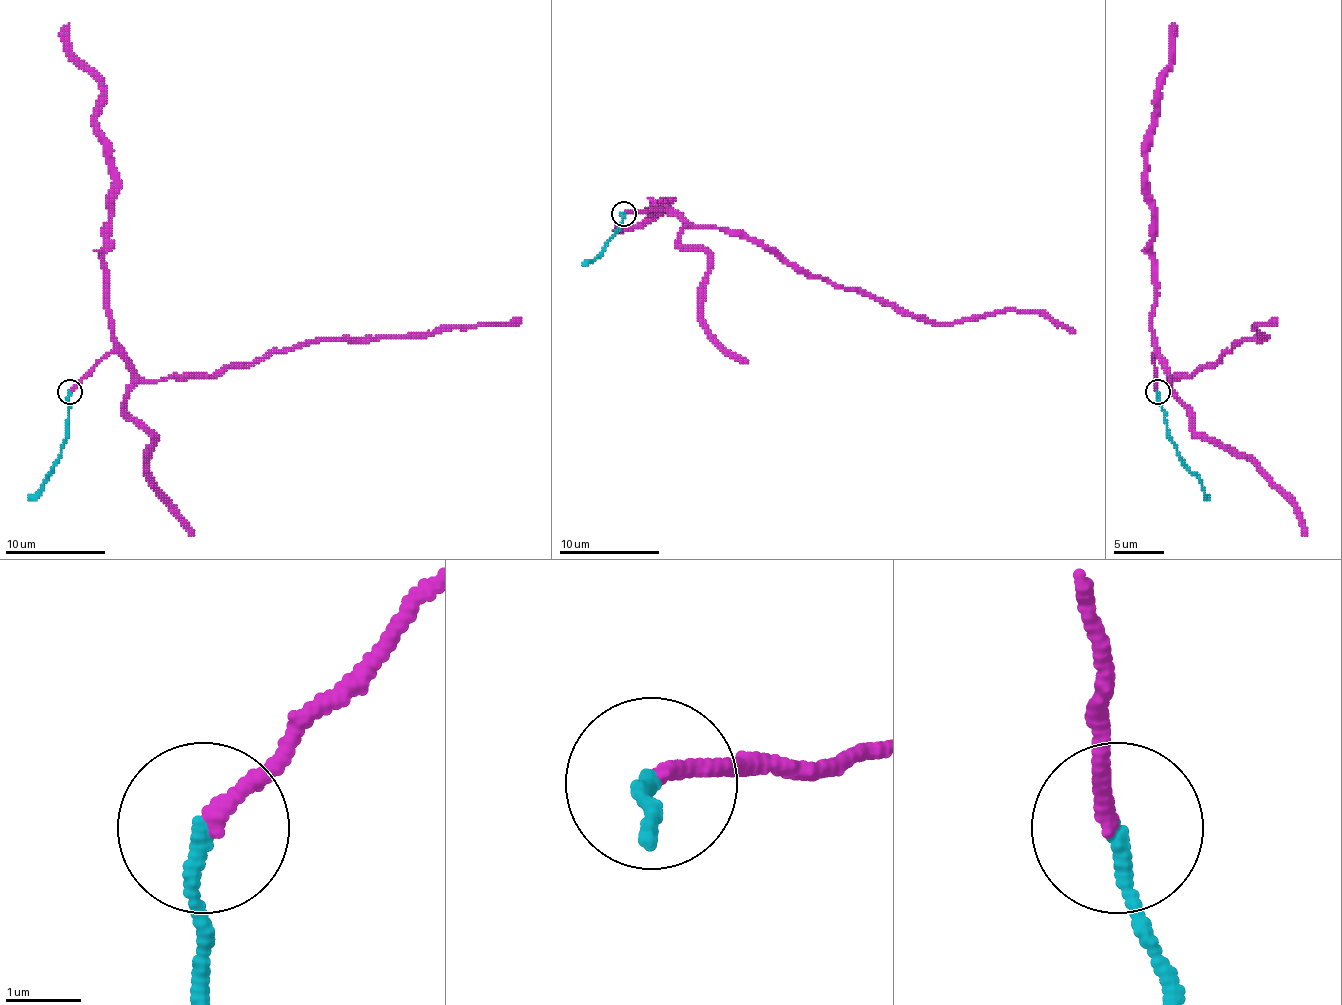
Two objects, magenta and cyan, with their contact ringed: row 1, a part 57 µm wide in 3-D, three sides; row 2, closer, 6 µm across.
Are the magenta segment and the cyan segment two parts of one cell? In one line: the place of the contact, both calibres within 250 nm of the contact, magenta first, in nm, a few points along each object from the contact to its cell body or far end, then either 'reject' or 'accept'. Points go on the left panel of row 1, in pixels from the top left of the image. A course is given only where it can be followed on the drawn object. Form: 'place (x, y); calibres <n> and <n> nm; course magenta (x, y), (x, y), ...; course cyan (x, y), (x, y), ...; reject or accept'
place (69, 392); calibres 220 and 200 nm; course magenta (71, 393), (111, 353), (146, 380), (213, 378), (321, 340), (423, 335), (453, 325), (508, 325), (521, 318); course cyan (68, 393), (68, 437), (53, 470), (28, 500); accept

